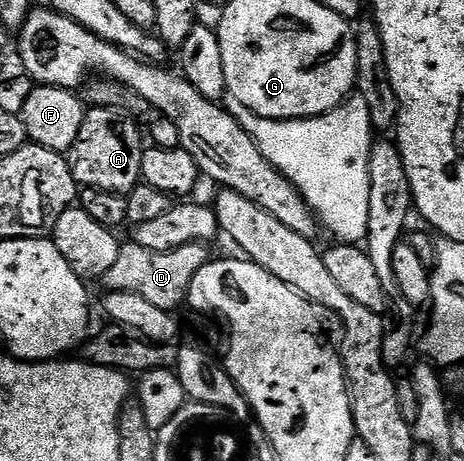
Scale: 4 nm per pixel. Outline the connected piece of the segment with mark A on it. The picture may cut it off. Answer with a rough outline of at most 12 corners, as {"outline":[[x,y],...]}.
{"outline":[[92,107],[65,158],[80,188],[126,195],[142,180],[145,135]]}

